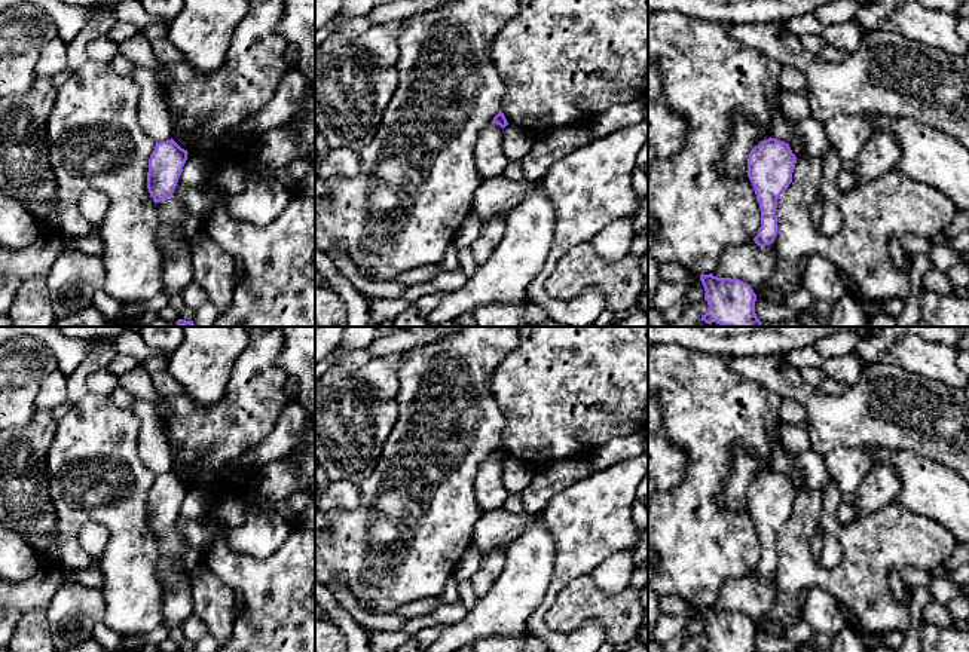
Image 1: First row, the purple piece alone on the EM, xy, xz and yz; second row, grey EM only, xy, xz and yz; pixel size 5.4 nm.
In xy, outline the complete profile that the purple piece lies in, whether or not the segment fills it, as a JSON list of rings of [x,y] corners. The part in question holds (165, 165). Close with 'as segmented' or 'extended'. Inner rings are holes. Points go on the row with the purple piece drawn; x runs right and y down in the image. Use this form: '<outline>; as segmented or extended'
[[[172,138],[156,143],[147,172],[147,189],[155,203],[174,193],[187,154]]]; as segmented

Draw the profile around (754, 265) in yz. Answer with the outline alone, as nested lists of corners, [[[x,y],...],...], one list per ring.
[[[751,239],[743,245],[725,250],[712,275],[740,279],[752,287],[756,297],[762,297],[767,290],[773,290],[773,275],[777,261],[774,241],[770,245],[758,247]]]

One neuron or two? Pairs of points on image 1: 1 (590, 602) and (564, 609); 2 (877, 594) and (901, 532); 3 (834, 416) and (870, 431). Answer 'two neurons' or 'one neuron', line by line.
1: one neuron
2: one neuron
3: one neuron

